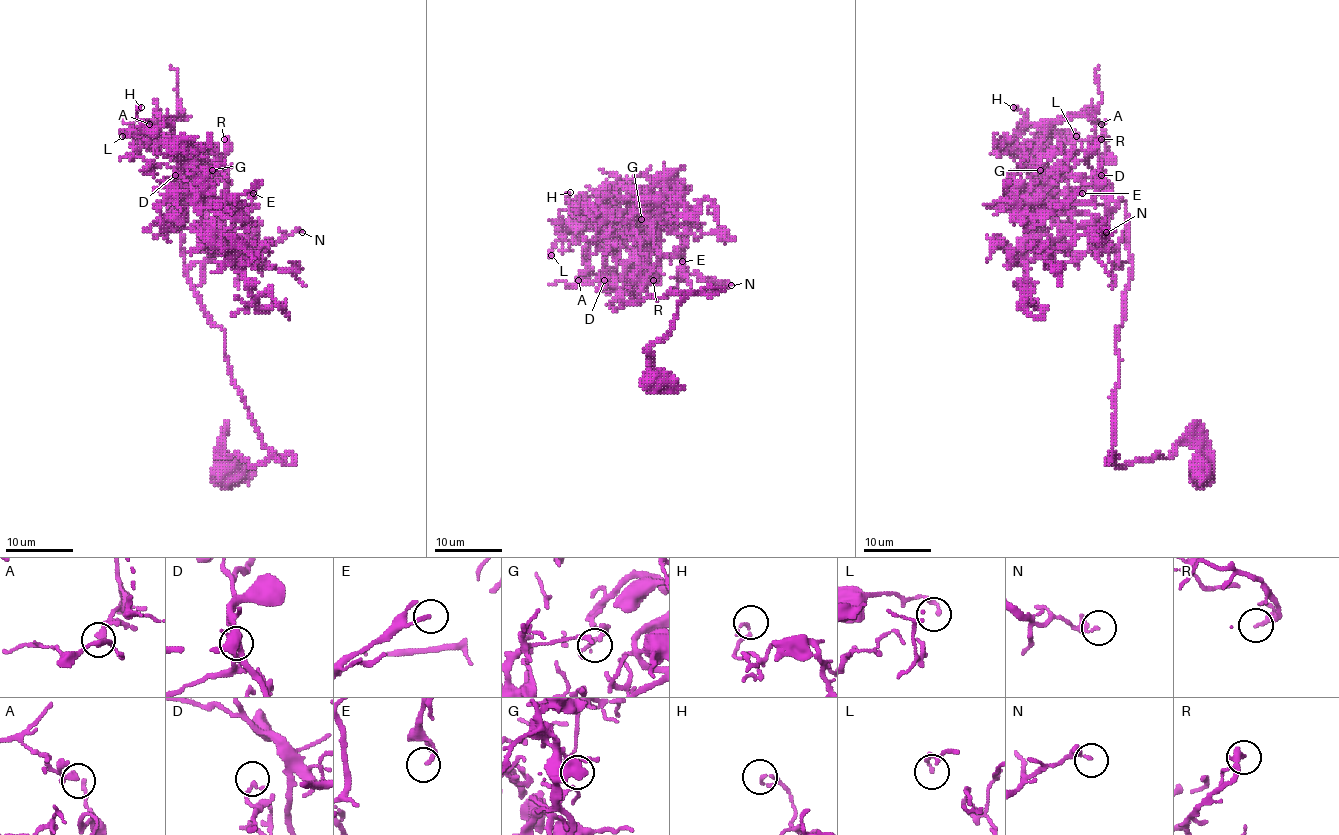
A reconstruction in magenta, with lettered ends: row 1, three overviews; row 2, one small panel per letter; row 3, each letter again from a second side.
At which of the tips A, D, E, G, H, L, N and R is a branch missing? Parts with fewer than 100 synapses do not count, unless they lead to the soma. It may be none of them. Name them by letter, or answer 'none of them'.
none of them

